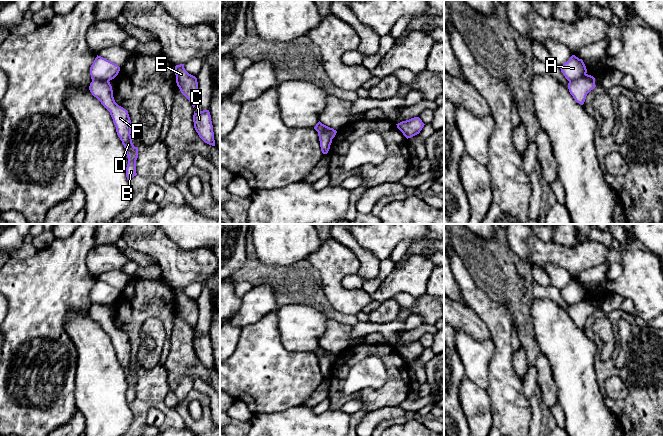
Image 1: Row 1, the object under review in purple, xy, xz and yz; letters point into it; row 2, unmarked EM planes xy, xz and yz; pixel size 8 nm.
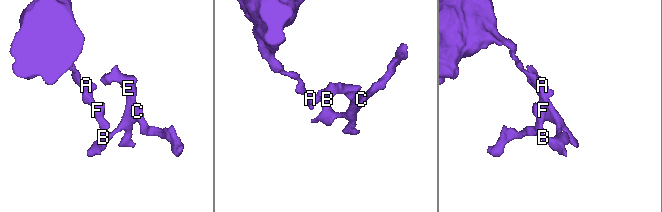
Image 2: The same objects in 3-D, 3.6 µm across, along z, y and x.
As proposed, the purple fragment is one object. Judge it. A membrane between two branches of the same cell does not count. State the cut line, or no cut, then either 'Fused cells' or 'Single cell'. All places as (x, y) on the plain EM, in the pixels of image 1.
Split along xz (318, 355), (328, 355), (333, 361). Fused cells

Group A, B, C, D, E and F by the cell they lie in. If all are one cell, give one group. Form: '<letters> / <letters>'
A / B C D E F

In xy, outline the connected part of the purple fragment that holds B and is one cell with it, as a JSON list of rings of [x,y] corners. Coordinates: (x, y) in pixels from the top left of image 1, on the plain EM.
[[[93,304],[90,307],[89,314],[101,328],[110,336],[116,356],[122,368],[124,369],[128,388],[126,391],[126,401],[128,404],[137,399],[136,384],[138,382],[138,371],[135,371],[131,362],[132,347],[126,333],[119,330],[113,321],[112,310],[107,304]]]

